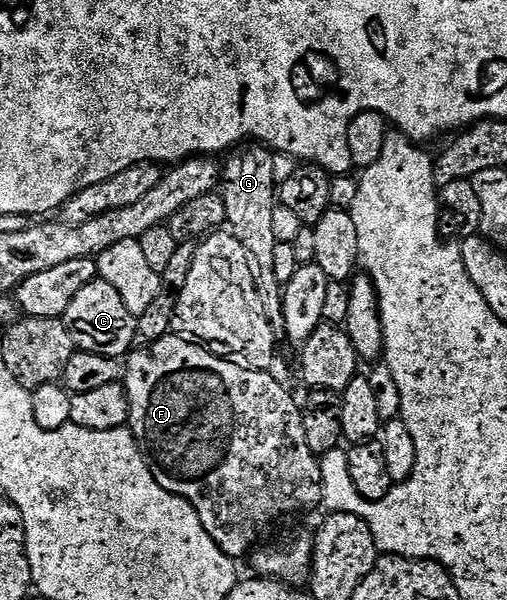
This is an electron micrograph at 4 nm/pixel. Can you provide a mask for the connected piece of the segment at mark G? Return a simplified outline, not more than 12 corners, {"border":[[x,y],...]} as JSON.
{"border":[[249,143],[224,158],[225,225],[249,253],[262,298],[278,283],[271,211],[274,150]]}

